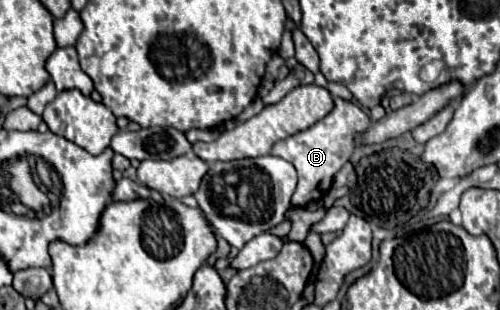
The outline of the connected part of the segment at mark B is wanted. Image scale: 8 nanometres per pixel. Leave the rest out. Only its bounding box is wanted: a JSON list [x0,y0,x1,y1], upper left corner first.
[271,97,371,207]

